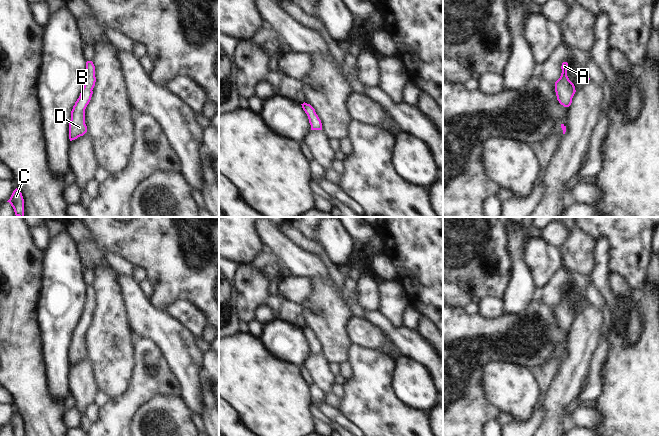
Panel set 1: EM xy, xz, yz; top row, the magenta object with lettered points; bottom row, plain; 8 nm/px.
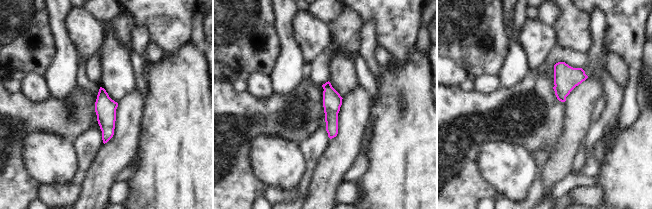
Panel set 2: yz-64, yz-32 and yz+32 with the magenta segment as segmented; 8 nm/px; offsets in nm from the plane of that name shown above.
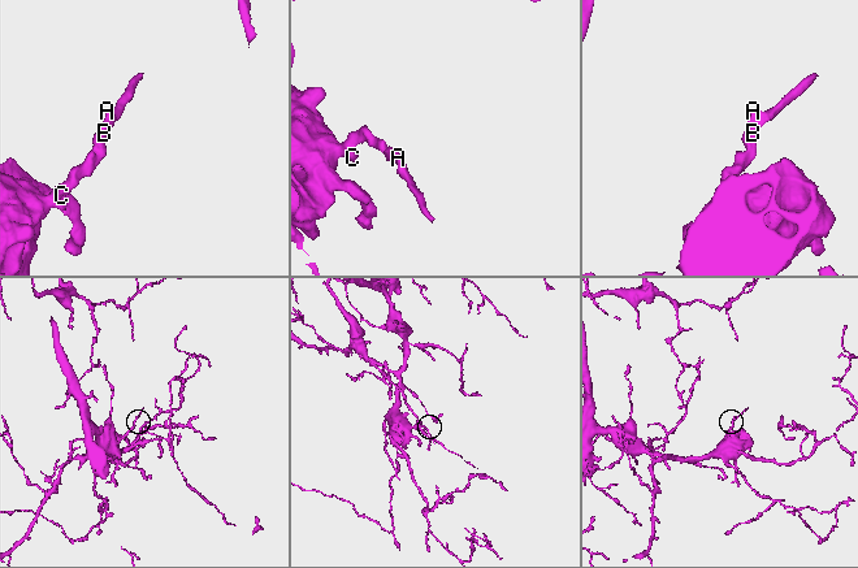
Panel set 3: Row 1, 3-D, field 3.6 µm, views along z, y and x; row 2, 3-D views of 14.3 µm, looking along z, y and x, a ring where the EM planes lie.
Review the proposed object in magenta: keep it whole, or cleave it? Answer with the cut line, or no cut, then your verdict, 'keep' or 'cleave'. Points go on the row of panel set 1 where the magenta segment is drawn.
no cut | keep

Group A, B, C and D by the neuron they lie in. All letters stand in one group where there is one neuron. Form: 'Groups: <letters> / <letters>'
Groups: A B C D.

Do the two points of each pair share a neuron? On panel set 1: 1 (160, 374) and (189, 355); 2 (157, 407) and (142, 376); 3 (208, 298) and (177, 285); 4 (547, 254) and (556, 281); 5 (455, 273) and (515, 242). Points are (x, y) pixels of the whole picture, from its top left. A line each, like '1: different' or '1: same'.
1: different
2: different
3: same
4: different
5: different

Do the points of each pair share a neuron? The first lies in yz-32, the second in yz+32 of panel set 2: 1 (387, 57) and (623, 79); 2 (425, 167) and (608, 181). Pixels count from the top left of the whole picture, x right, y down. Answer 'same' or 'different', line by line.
1: same
2: same

